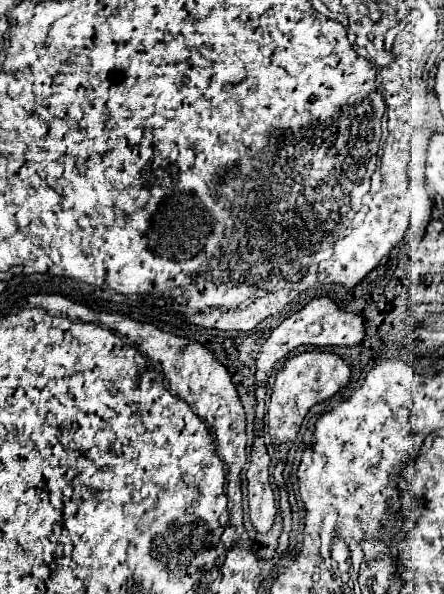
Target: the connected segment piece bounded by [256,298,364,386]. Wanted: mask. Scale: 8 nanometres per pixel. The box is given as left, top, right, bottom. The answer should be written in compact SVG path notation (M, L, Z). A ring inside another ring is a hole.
M316 298L308 302L302 310L288 316L264 342L262 350L256 356L256 386L266 386L270 376L274 374L274 364L284 360L294 348L302 344L314 344L314 346L354 346L364 338L364 322L356 314L348 314L344 310L338 310L334 302L328 298Z

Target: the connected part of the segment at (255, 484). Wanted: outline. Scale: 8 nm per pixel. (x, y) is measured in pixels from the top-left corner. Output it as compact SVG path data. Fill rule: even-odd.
M260 444L254 448L254 474L246 474L248 478L248 508L250 508L250 520L256 526L258 532L268 532L274 514L274 494L270 488L270 456L266 450L260 450Z

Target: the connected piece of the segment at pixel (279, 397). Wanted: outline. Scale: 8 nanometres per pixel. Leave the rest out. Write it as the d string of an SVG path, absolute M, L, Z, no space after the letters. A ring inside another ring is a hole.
M302 352L302 354L296 354L296 356L288 358L284 362L282 370L276 374L270 404L268 404L268 434L272 438L276 462L280 462L280 464L274 466L274 476L276 476L280 496L279 509L283 517L283 531L277 548L277 553L280 556L289 546L289 533L292 528L291 507L286 491L287 487L284 478L282 478L282 470L284 470L288 450L292 448L292 442L294 442L308 410L314 404L324 402L330 396L334 396L340 388L344 388L348 384L348 380L350 380L350 368L346 366L346 362L342 358L338 358L336 354L330 354L330 352Z

